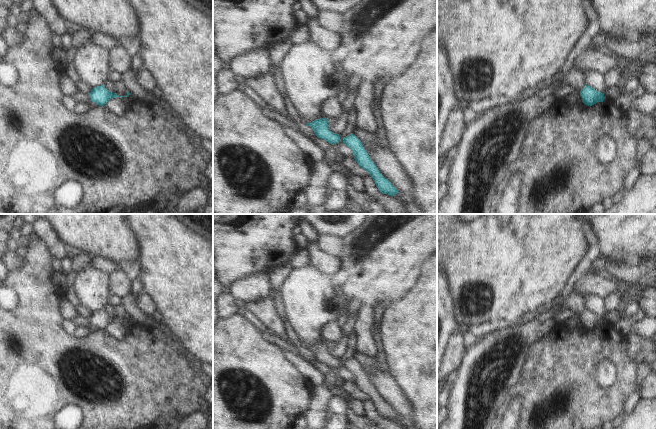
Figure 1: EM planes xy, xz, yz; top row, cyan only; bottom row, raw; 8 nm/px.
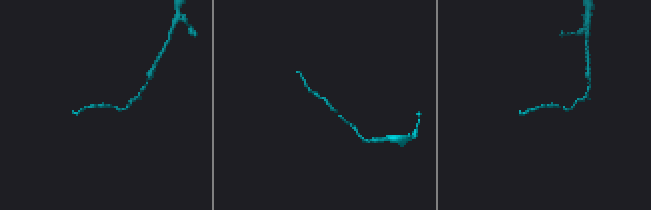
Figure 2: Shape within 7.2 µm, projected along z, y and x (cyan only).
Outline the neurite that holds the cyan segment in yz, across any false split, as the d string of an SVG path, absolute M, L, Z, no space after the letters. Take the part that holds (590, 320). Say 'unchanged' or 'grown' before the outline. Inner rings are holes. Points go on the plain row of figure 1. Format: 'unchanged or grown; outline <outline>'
unchanged; outline M585 309L580 315L582 326L587 330L592 330L597 326L603 326L605 324L604 317L601 317L594 312Z

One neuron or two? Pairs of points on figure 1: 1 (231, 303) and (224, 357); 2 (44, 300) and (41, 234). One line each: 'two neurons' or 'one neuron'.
1: two neurons
2: two neurons

